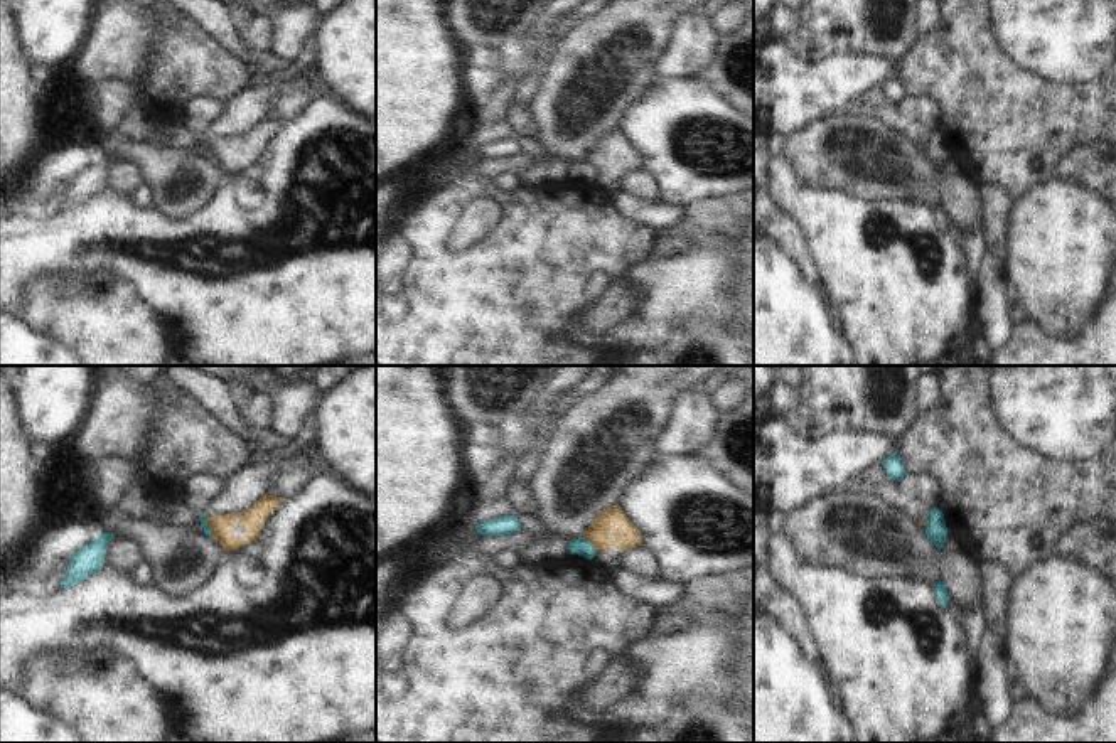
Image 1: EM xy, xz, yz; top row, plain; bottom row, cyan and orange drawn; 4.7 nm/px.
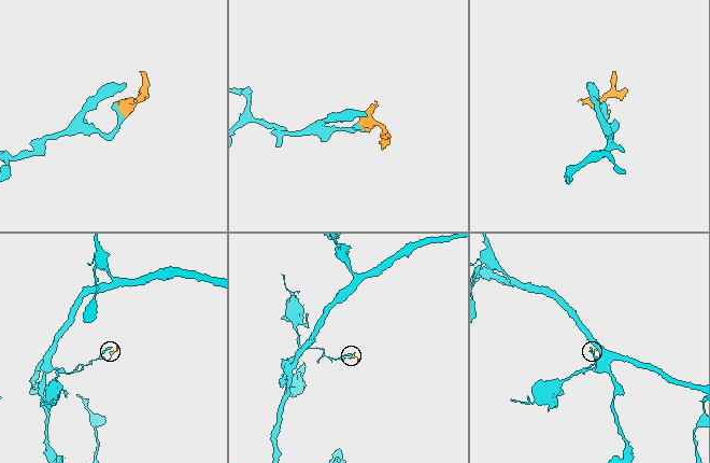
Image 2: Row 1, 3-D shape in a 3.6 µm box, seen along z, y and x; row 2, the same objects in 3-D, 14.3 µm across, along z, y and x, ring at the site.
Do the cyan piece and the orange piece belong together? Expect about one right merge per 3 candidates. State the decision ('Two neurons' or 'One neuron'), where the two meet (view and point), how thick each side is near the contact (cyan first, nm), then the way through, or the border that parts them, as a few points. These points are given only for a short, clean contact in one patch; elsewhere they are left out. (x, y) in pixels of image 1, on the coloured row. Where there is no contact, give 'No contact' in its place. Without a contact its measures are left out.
Two neurons. Touches cyan at xz (592, 545). Thickness 90 nm (cyan) against 140 nm. Boundary: xz (584, 536), (595, 551).

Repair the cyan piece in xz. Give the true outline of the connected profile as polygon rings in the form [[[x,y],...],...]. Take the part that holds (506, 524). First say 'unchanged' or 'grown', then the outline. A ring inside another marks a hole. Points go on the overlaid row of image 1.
unchanged; [[[502,516],[475,526],[475,531],[482,536],[509,536],[521,531],[521,519],[514,516]]]

